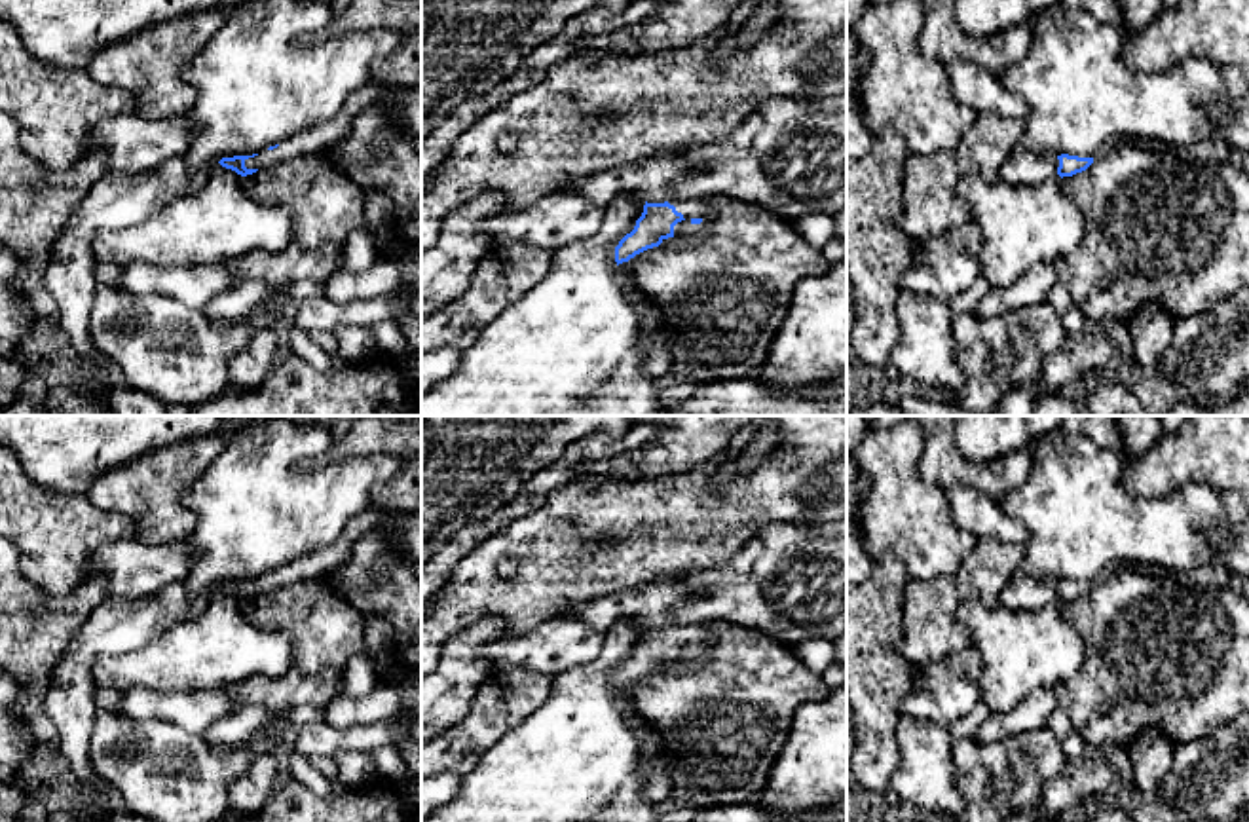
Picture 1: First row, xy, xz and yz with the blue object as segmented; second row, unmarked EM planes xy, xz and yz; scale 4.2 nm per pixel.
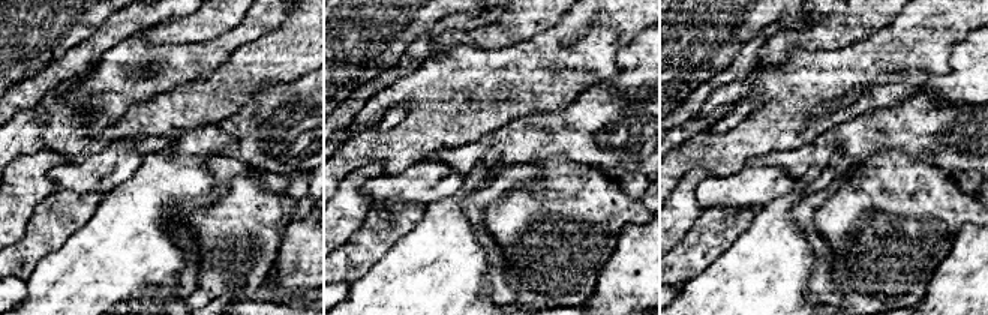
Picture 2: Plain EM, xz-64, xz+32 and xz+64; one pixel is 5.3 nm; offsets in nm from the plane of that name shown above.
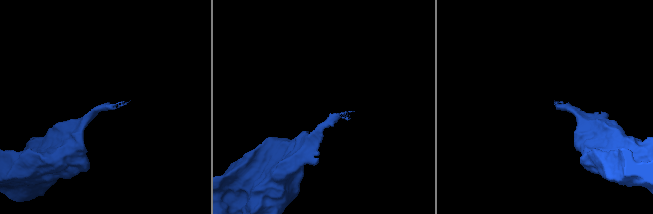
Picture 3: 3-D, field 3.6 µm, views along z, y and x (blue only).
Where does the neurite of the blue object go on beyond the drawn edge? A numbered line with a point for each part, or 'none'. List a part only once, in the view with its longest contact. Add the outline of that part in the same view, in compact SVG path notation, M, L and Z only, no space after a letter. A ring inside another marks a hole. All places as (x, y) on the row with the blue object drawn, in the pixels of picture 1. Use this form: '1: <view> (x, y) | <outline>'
1: xy (323, 135) | M368 82L361 89L357 89L342 106L336 118L321 121L304 133L298 133L294 139L281 142L273 150L264 150L254 158L245 159L247 169L266 169L273 163L292 159L302 154L323 152L342 140L353 123L353 118L364 108L376 104L383 93L385 85L376 82Z

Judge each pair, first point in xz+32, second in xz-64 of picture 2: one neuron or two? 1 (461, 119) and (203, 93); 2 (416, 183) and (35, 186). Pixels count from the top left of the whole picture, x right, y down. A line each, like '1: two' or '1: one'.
1: one
2: two

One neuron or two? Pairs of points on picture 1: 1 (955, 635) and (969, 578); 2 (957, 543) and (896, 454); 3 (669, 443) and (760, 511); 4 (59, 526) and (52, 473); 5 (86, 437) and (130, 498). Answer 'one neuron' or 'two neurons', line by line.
1: one neuron
2: one neuron
3: two neurons
4: two neurons
5: two neurons

